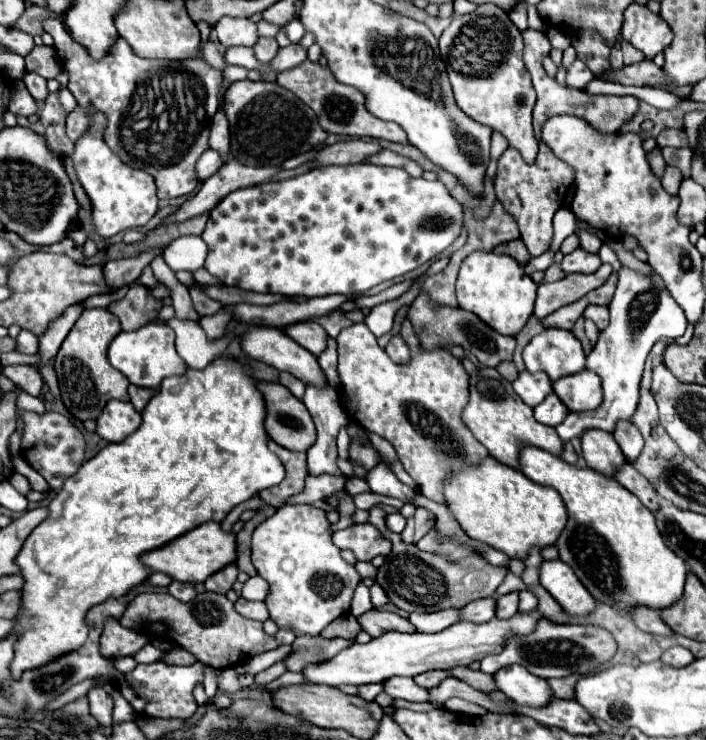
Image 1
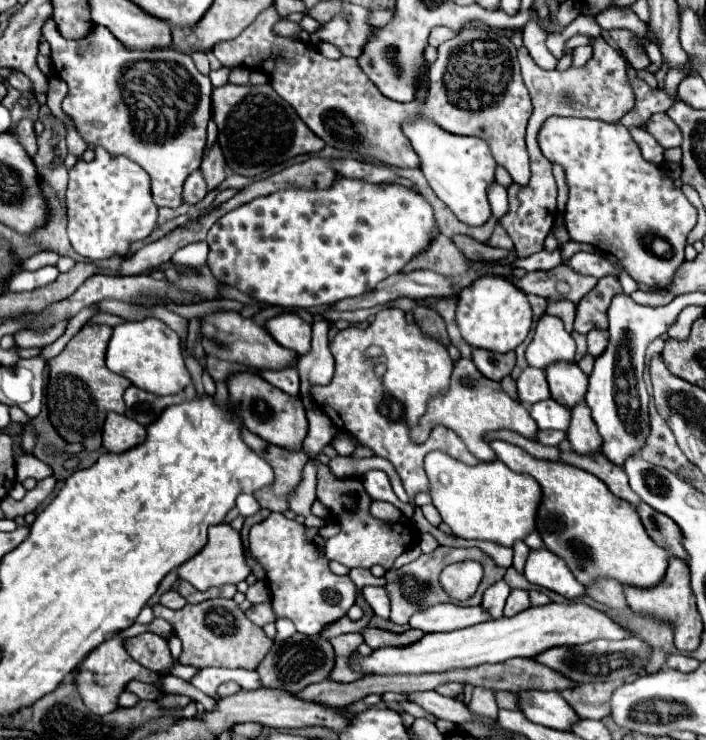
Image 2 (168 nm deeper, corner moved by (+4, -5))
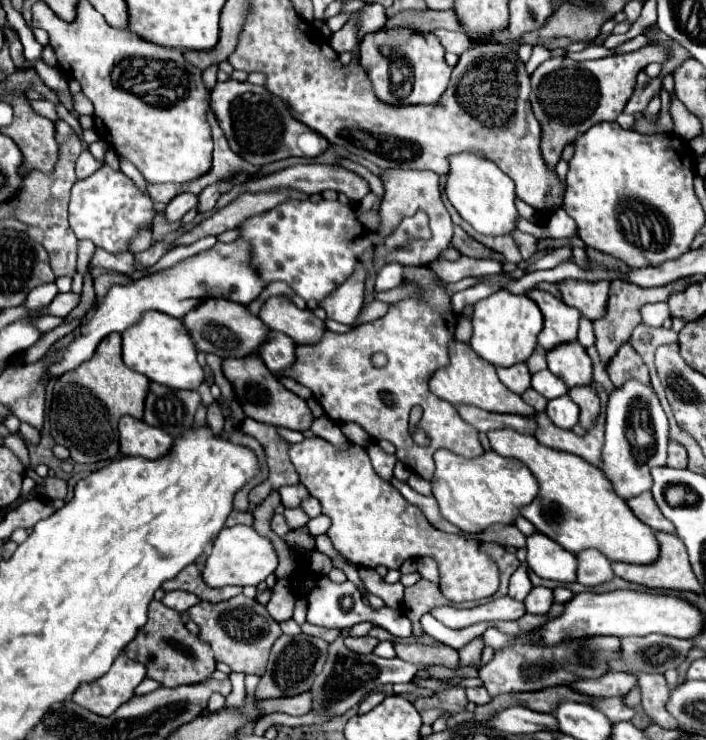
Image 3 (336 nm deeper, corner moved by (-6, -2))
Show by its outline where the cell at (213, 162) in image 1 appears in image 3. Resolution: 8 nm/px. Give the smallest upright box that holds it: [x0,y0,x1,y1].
[164,193,198,223]

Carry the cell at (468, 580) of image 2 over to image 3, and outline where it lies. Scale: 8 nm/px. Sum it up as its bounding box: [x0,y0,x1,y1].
[290,437,498,603]

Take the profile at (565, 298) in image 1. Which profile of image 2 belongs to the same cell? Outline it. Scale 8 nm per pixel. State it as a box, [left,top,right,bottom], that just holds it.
[546,298,576,332]

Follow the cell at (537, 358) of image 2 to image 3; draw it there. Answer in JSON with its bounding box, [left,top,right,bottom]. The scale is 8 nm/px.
[526,289,580,351]

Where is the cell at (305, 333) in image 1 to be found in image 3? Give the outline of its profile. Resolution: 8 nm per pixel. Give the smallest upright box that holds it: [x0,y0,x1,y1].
[258,297,324,345]

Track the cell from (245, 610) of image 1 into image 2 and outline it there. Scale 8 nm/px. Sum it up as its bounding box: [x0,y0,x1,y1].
[246,602,276,626]

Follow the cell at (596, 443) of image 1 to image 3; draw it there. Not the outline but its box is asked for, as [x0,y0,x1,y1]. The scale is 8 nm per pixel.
[568,385,600,429]

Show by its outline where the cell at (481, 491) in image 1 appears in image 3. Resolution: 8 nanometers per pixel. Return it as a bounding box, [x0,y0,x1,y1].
[432,449,538,533]

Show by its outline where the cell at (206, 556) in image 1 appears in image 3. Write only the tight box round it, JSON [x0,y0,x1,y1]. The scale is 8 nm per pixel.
[202,525,278,587]

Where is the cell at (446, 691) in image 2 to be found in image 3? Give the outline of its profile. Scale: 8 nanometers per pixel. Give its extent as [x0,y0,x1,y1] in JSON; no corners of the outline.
[466,687,492,705]

